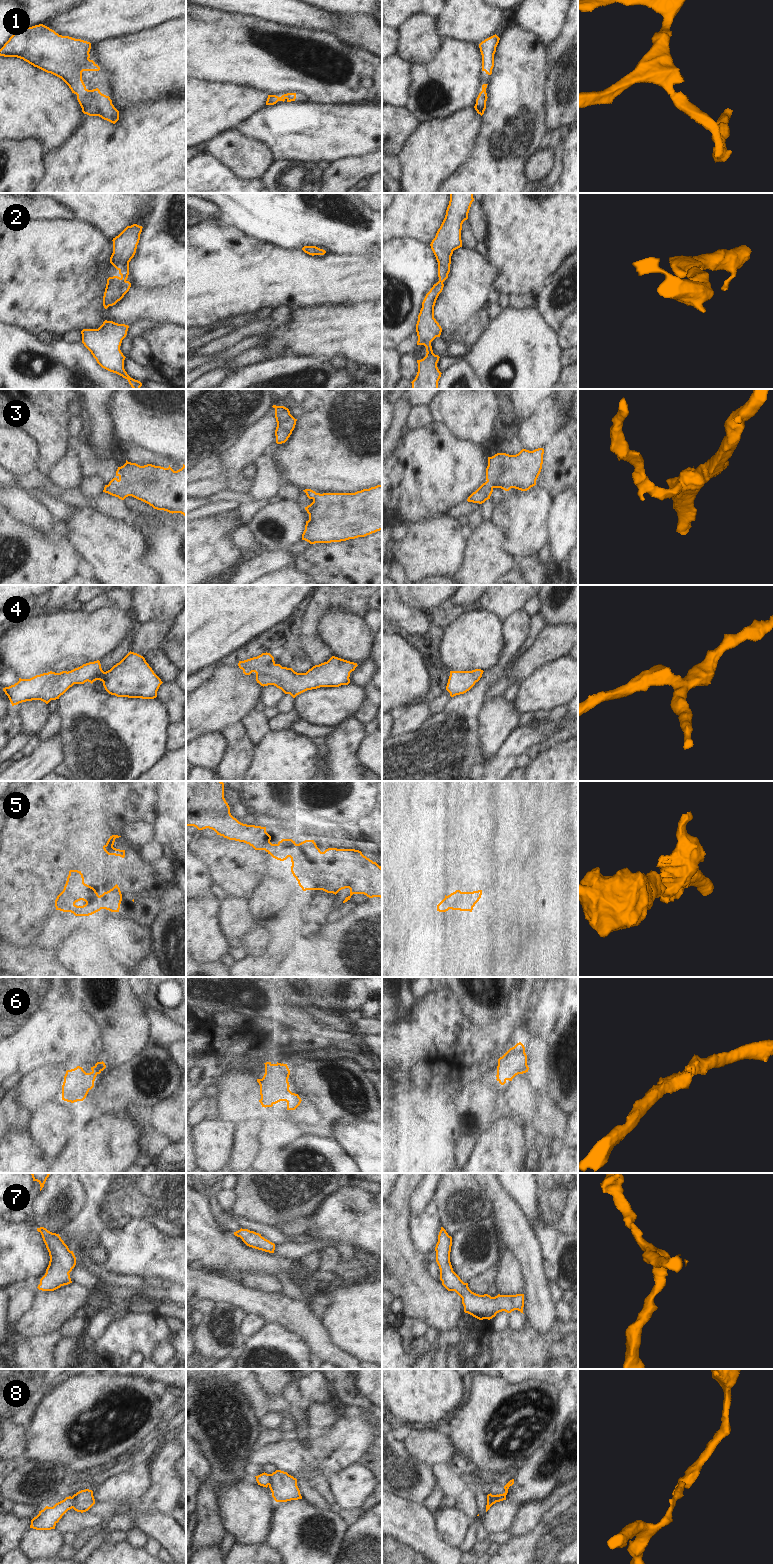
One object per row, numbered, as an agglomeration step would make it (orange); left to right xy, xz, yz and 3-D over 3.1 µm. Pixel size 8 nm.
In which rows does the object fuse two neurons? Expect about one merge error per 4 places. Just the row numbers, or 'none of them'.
8.

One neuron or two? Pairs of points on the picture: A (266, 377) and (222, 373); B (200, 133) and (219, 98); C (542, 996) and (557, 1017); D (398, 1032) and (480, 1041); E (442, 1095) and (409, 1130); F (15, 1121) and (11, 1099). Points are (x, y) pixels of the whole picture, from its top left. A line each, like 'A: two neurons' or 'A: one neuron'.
A: two neurons
B: one neuron
C: two neurons
D: one neuron
E: one neuron
F: one neuron

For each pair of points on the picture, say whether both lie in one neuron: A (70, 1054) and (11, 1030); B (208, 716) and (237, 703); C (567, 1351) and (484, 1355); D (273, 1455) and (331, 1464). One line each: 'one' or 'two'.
A: one
B: one
C: two
D: one

